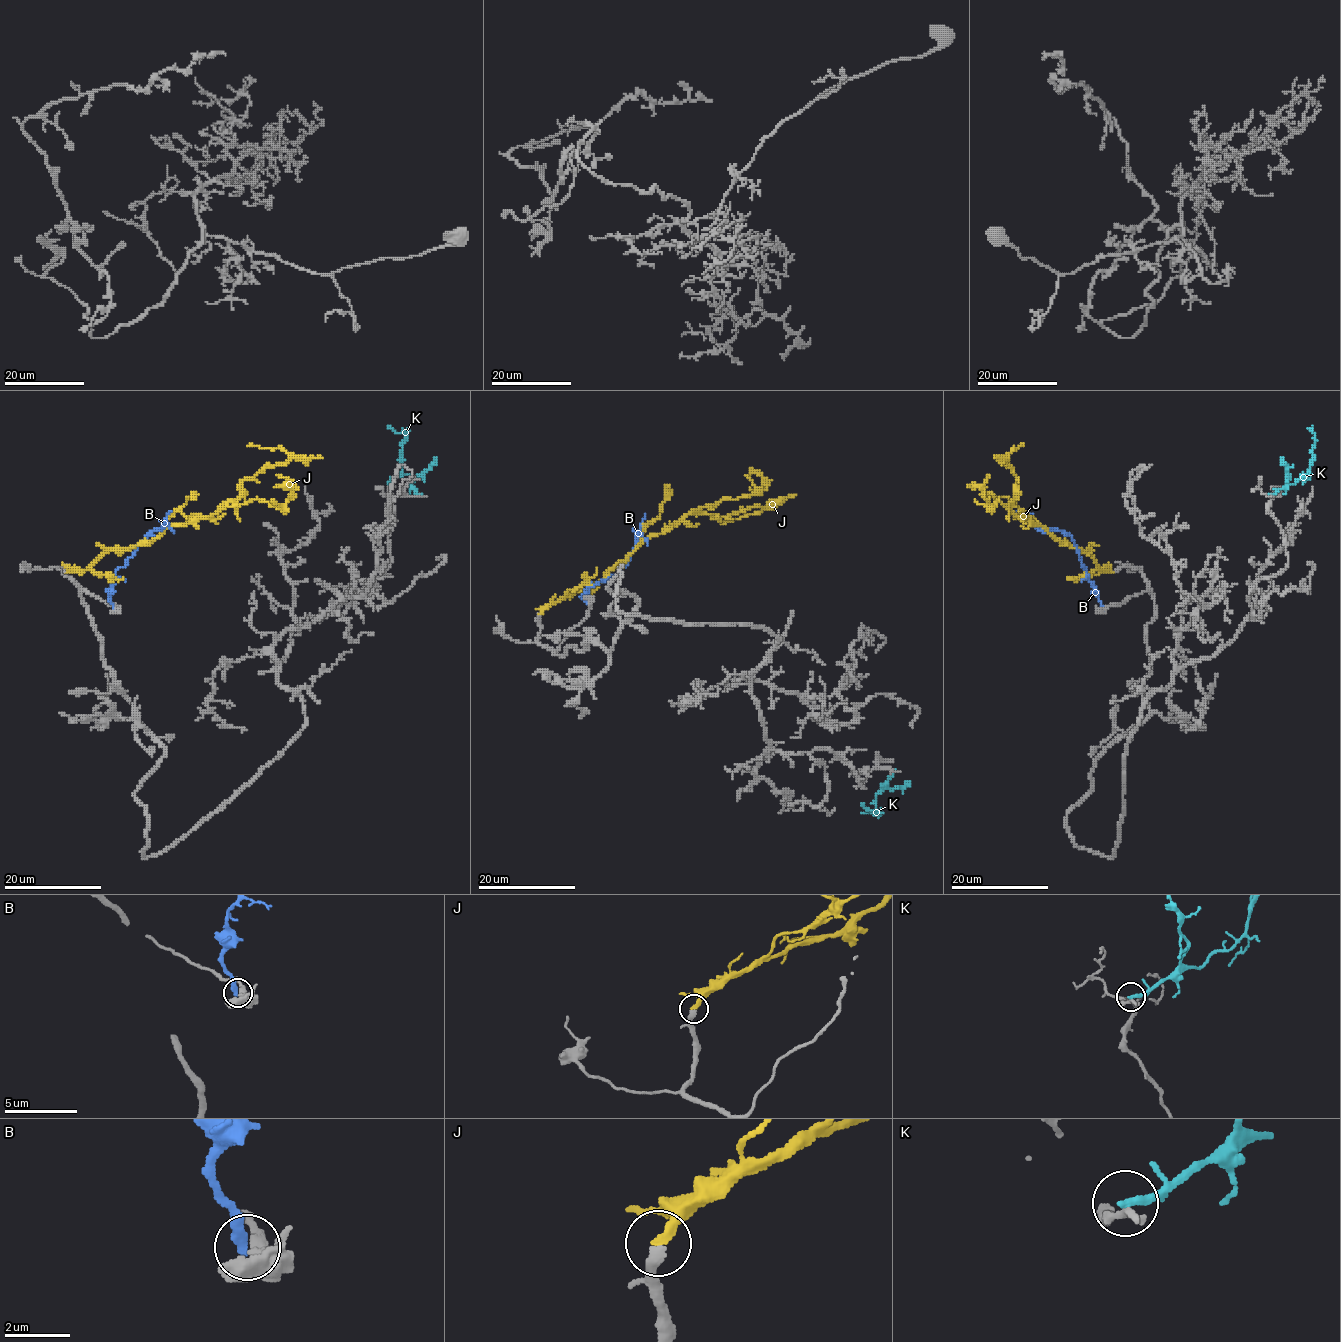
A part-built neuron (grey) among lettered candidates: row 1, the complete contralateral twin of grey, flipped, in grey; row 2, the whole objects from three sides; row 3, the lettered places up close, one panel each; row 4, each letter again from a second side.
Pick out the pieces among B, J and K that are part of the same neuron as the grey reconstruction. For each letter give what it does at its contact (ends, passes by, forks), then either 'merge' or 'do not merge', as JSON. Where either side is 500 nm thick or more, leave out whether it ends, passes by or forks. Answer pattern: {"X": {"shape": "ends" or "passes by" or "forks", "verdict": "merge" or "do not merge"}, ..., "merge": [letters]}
{"B": {"shape": "ends", "verdict": "do not merge"}, "J": {"shape": "ends", "verdict": "merge"}, "K": {"shape": "ends", "verdict": "do not merge"}, "merge": ["J"]}

